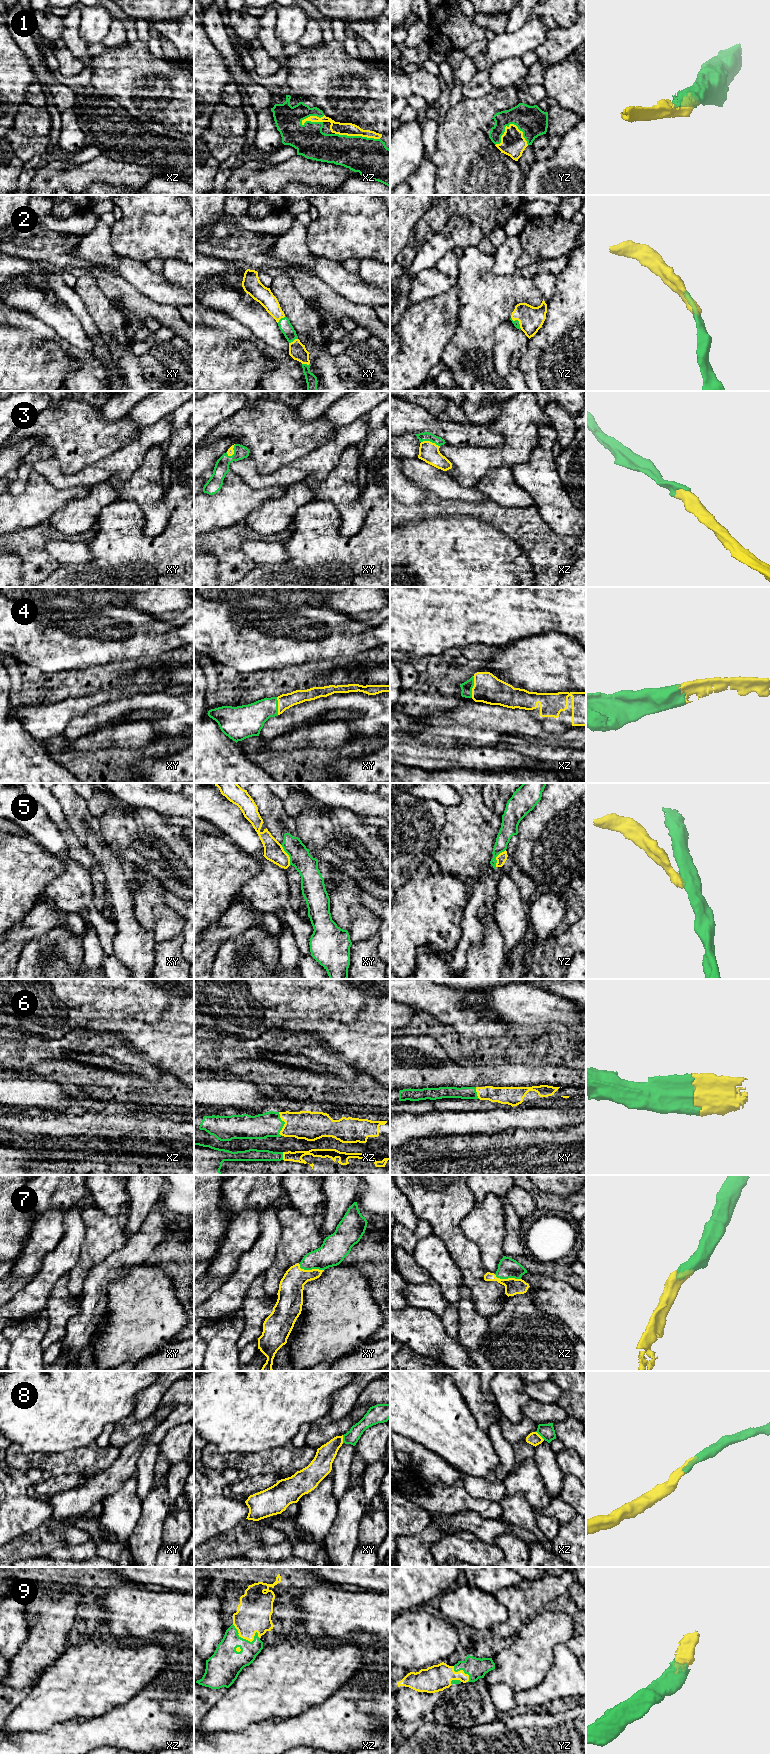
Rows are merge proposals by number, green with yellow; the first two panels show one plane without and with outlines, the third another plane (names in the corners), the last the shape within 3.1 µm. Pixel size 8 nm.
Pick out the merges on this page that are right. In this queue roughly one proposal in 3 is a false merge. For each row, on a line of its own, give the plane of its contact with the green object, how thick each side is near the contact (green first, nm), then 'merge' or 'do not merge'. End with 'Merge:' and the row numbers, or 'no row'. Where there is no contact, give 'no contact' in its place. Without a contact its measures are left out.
1: contact in yz; calibres 240 and 200 nm; merge
2: contact in xy; calibres 100 and 140 nm; merge
3: contact in xz; calibres 80 and 160 nm; merge
4: contact in xz; calibres 90 and 220 nm; merge
5: contact in xy; calibres 170 and 160 nm; do not merge
6: contact in xz; calibres 200 and 220 nm; merge
7: contact in xy; calibres 220 and 200 nm; merge
8: contact in xz; calibres 120 and 100 nm; merge
9: contact in xz; calibres 260 and 280 nm; merge
Merge: 1, 2, 3, 4, 6, 7, 8, 9

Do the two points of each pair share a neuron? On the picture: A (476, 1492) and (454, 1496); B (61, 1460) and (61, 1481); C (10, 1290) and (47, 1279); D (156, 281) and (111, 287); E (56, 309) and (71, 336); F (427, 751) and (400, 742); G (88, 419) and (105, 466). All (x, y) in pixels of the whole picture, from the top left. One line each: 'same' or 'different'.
A: different
B: different
C: different
D: different
E: same
F: same
G: different

